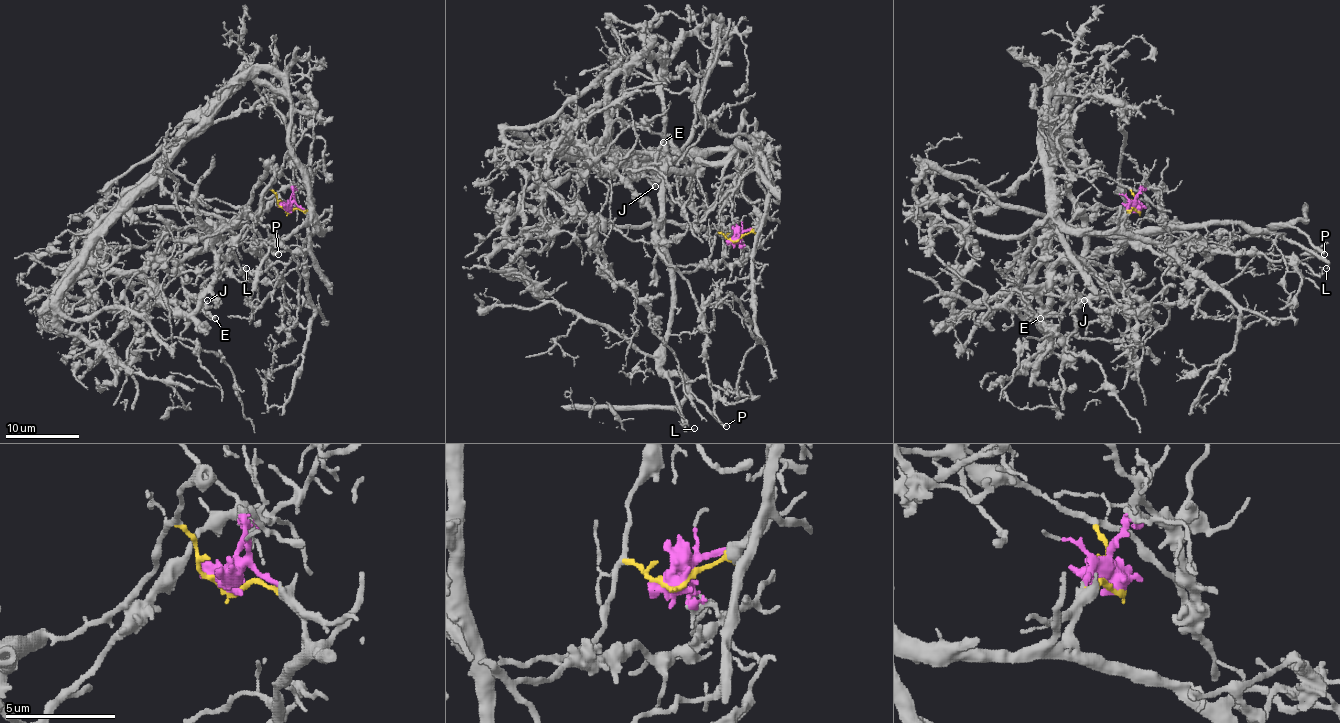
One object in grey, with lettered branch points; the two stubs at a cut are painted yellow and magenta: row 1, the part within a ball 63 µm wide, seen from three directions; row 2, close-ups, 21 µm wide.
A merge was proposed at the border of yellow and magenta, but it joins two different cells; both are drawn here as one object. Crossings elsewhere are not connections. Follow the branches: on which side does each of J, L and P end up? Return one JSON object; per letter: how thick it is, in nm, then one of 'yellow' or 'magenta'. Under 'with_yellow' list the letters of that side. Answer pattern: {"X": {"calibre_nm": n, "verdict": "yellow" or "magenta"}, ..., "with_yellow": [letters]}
{"J": {"calibre_nm": 180, "verdict": "magenta"}, "L": {"calibre_nm": 90, "verdict": "yellow"}, "P": {"calibre_nm": 300, "verdict": "yellow"}, "with_yellow": ["L", "P"]}

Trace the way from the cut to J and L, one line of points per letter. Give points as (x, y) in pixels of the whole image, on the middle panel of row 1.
J: (733, 240), (742, 257), (729, 264), (678, 271), (658, 248), (650, 205), (630, 174), (656, 185)
L: (733, 240), (716, 235), (707, 259), (674, 273), (672, 324), (661, 374), (670, 383), (681, 425), (694, 429)

